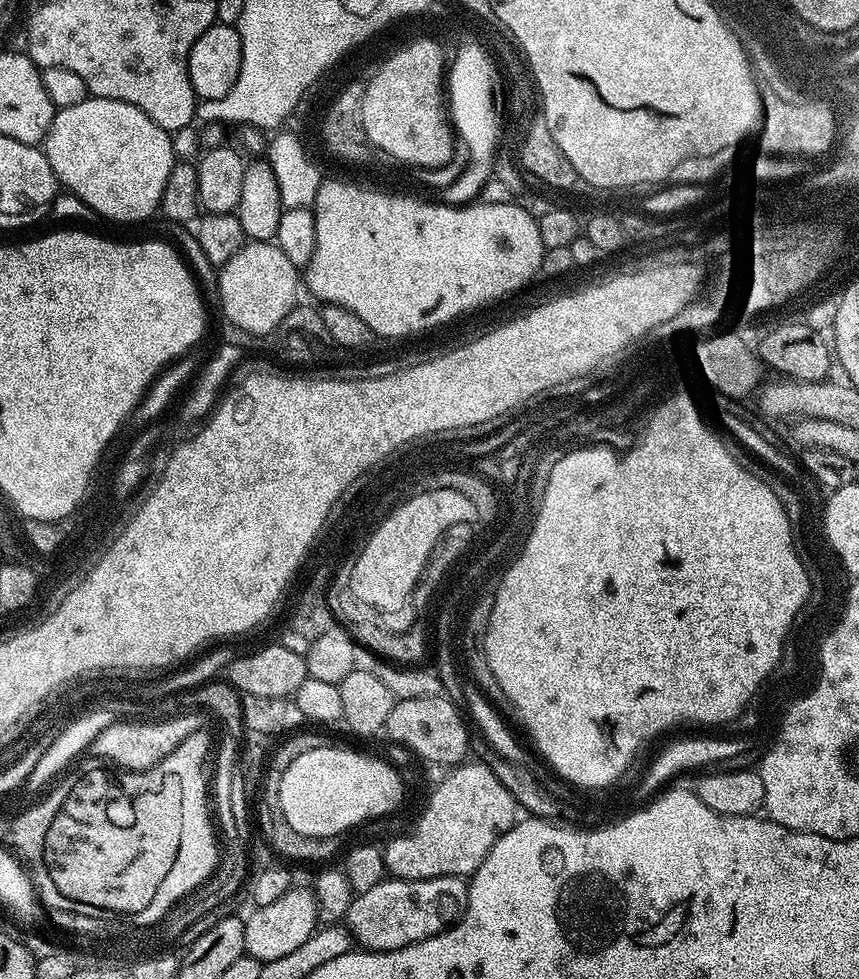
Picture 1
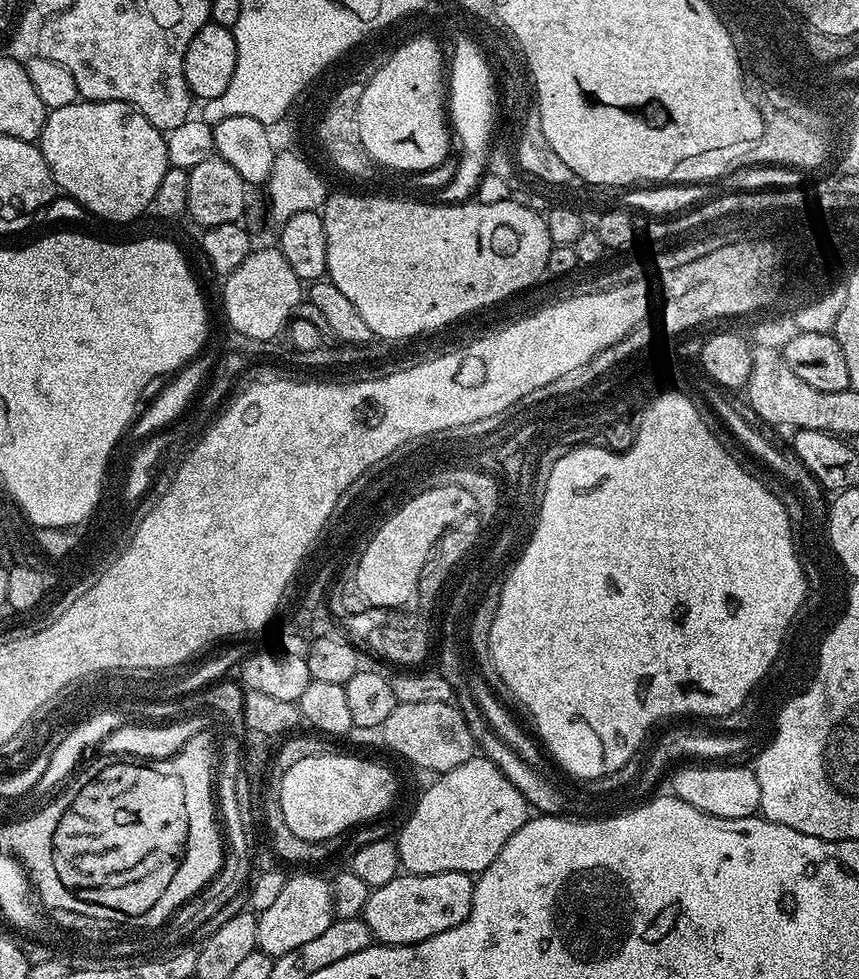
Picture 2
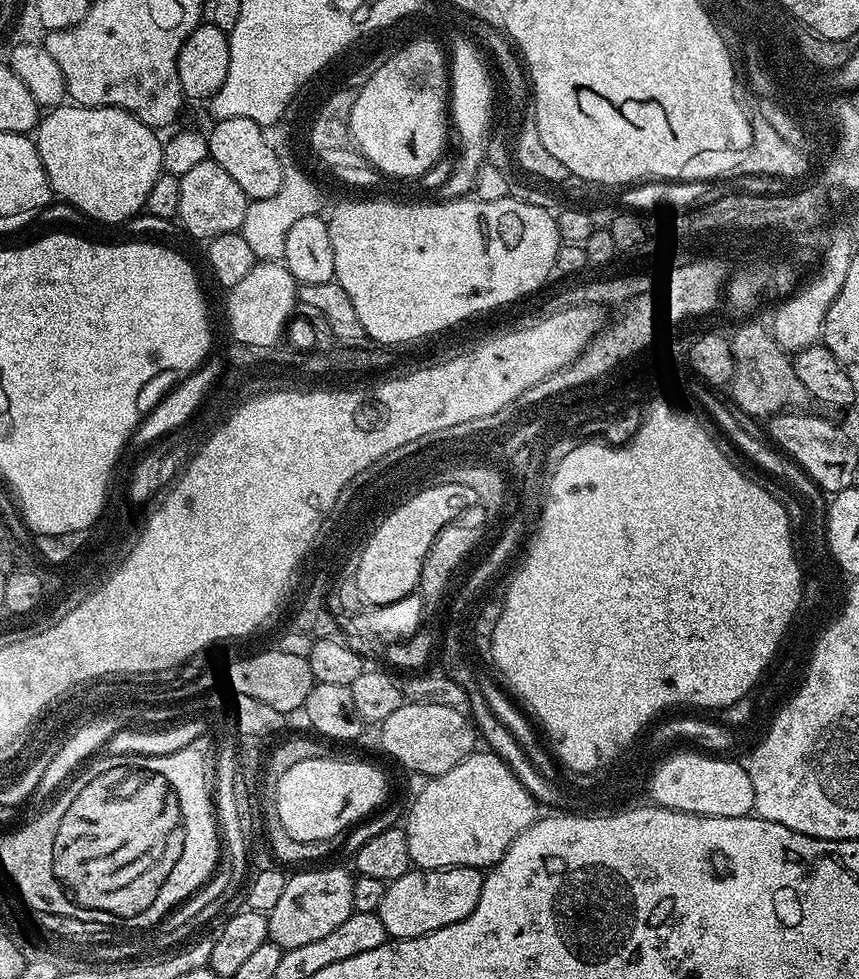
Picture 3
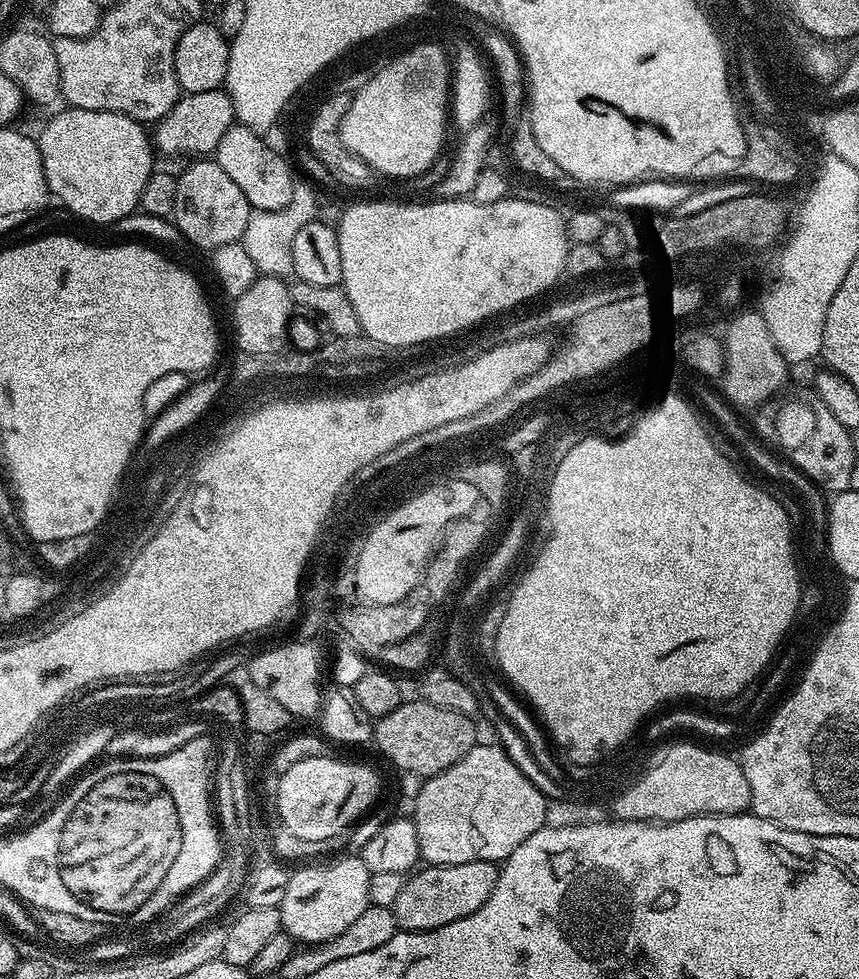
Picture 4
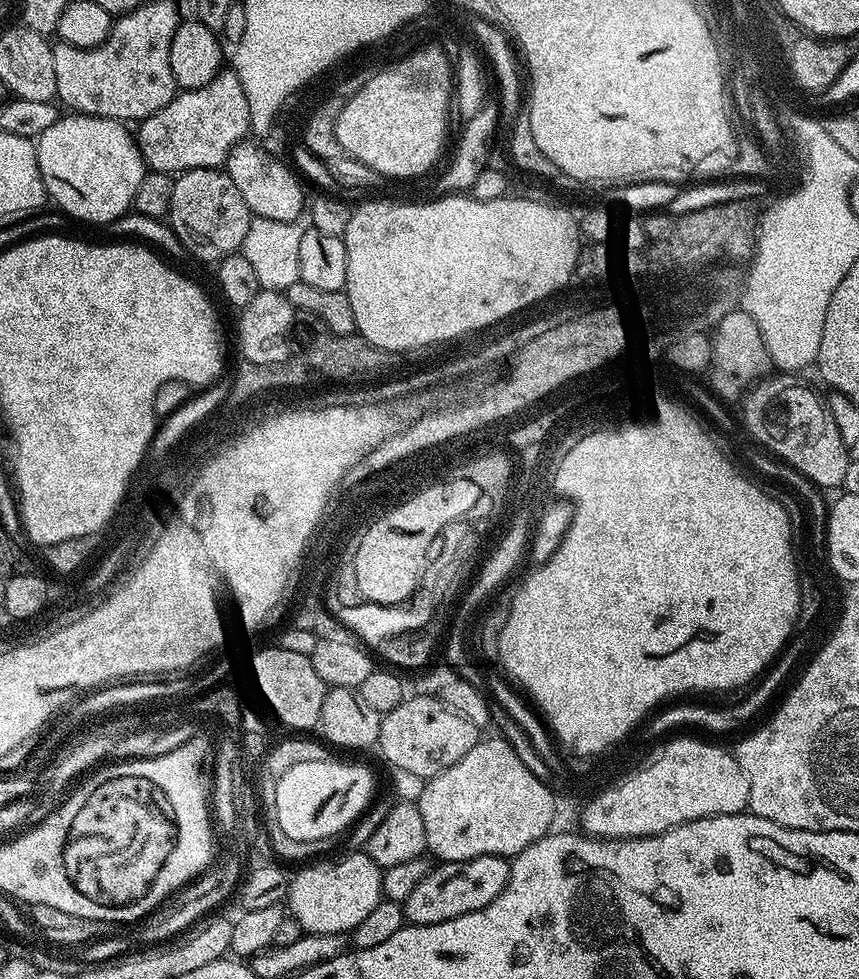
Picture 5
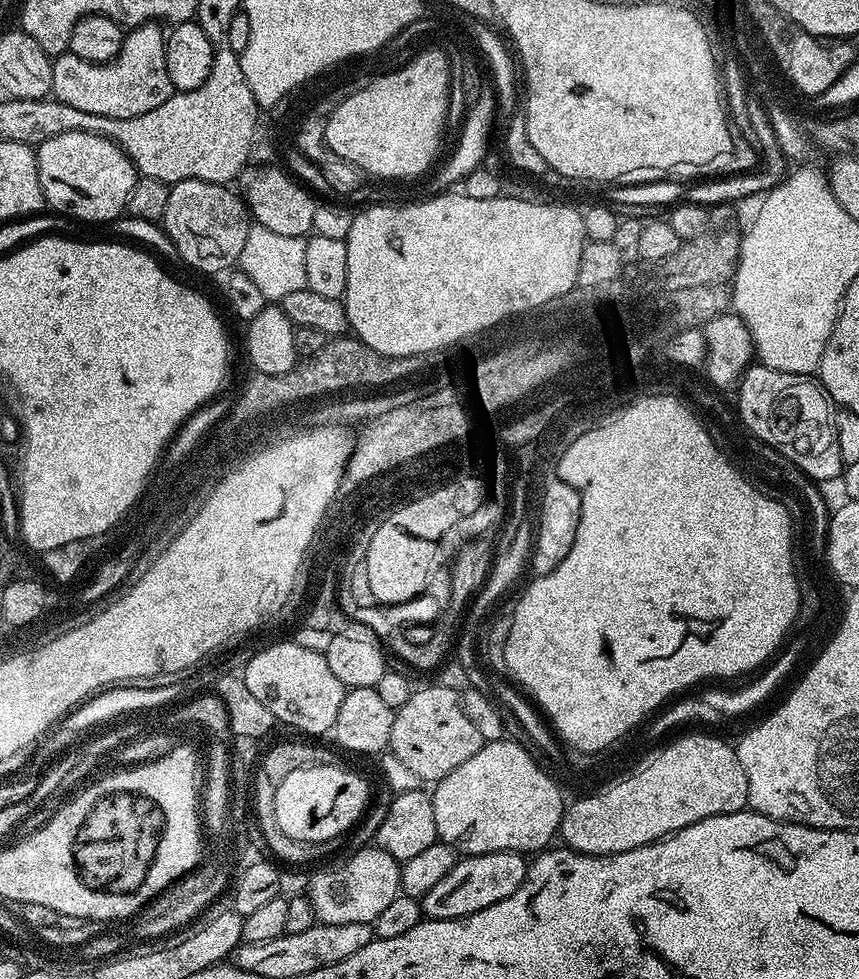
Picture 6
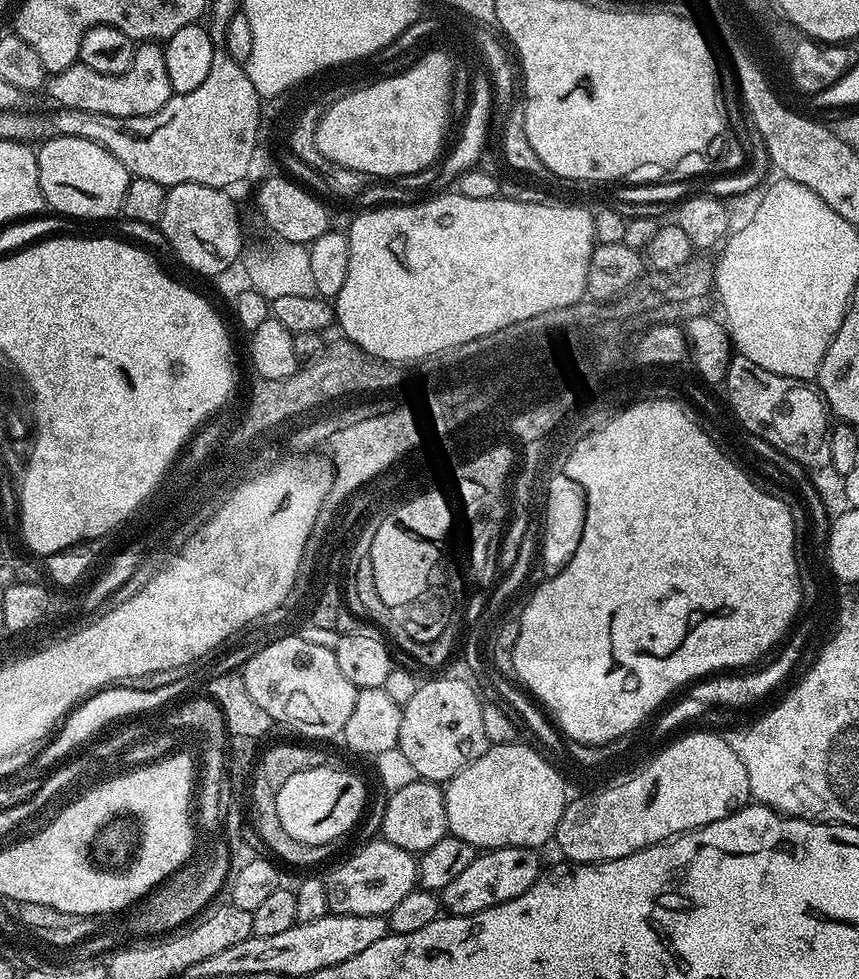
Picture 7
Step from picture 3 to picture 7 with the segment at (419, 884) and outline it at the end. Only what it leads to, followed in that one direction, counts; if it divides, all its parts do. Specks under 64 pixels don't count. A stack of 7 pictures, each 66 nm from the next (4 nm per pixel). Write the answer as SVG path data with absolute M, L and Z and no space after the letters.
M494 848L477 855L476 860L470 862L470 866L462 870L462 874L458 874L458 878L454 878L454 882L450 882L450 886L446 886L439 893L438 899L443 911L453 916L469 916L505 904L507 900L518 898L518 894L526 894L526 890L530 890L530 886L534 886L534 882L542 874L540 855L534 848Z

